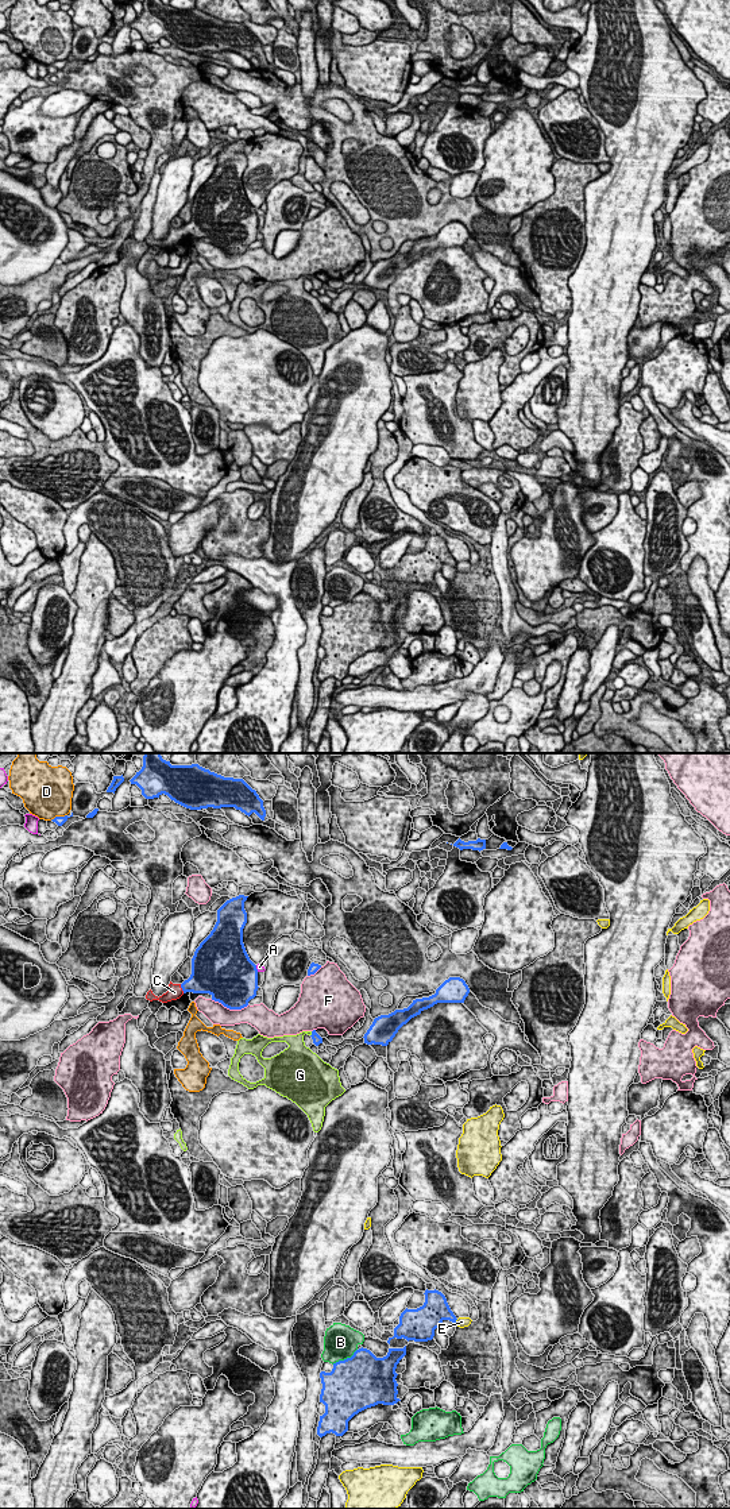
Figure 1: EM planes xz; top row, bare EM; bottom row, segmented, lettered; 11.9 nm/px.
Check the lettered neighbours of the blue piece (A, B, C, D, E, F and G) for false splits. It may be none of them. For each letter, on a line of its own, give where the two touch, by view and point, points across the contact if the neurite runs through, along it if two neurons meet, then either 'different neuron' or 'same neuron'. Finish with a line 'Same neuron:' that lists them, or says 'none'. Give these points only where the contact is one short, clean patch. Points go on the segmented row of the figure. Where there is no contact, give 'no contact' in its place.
A: contact xz (255, 968); different neuron
B: contact xz (344, 1359); different neuron
C: contact xz (181, 987); way xz (201, 981), (181, 987), (174, 992); same neuron
D: contact xz (58, 817); different neuron
E: contact xz (456, 1319); different neuron
F: contact xz (230, 1008); different neuron
G: contact xz (312, 1034); different neuron
Same neuron: C

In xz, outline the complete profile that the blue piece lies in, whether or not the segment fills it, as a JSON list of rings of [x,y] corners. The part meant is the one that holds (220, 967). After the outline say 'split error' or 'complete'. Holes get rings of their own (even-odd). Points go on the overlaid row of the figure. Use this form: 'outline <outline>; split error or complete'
outline [[[244,895],[232,898],[217,910],[213,930],[194,952],[190,977],[182,984],[170,981],[169,991],[159,997],[150,989],[147,1000],[167,1003],[193,992],[209,993],[212,1000],[229,1010],[248,1006],[259,987],[256,965],[250,960],[243,943],[247,898]]]; split error

